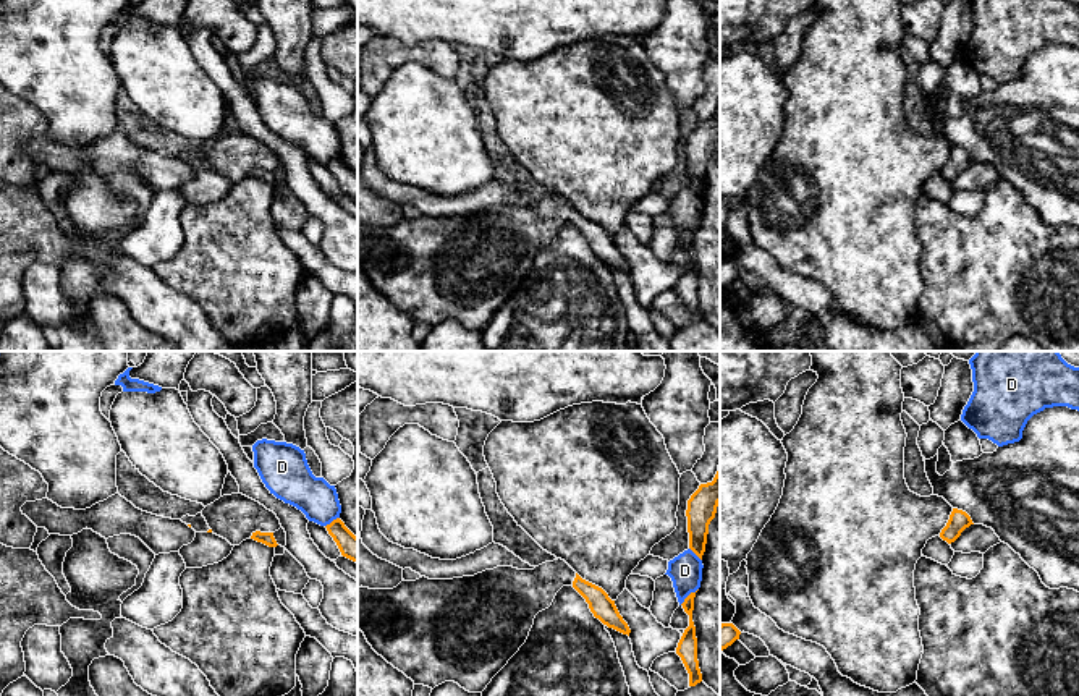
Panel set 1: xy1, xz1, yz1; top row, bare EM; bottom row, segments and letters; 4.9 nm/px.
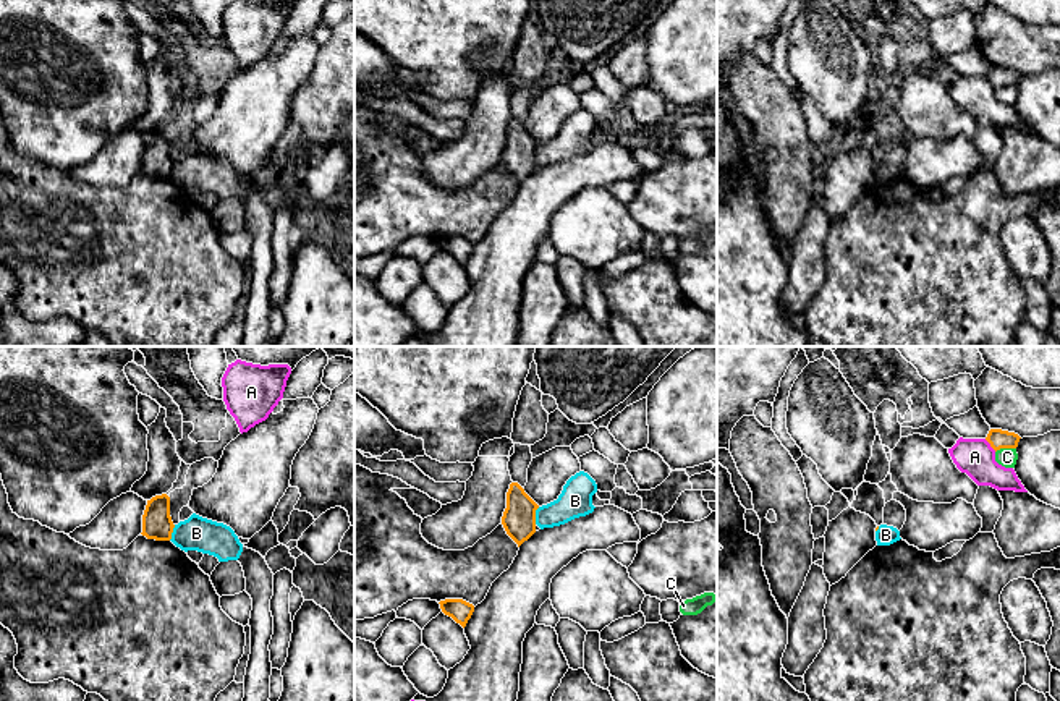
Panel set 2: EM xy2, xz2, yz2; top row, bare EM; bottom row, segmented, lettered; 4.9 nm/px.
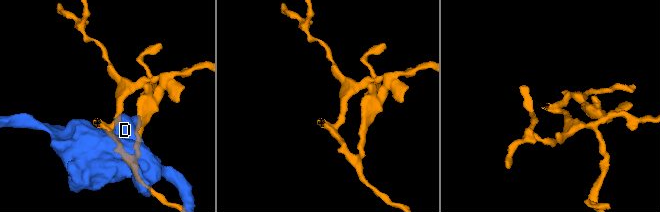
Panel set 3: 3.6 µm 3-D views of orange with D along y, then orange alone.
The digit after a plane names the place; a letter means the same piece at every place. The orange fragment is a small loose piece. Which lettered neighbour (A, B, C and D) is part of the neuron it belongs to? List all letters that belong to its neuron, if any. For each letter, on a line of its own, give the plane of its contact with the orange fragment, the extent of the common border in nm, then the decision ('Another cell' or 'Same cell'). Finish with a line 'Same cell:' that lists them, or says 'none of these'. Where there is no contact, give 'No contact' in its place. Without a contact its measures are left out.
A: Touches orange in yz2. Shared border 90 nm. Another cell
B: Touches orange in xz2. Shared border 90 nm. Another cell
C: Touches orange in yz2. Shared border 110 nm. Another cell
D: Touches orange in xz1. Shared border 130 nm. Another cell
Same cell: none of these

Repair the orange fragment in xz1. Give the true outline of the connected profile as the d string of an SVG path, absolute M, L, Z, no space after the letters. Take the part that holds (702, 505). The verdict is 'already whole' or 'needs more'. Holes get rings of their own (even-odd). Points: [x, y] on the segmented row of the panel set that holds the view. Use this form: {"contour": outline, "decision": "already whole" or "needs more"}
{"contour": "M720 465L712 482L700 484L688 500L689 549L702 560L707 544L709 524L720 503Z", "decision": "already whole"}

